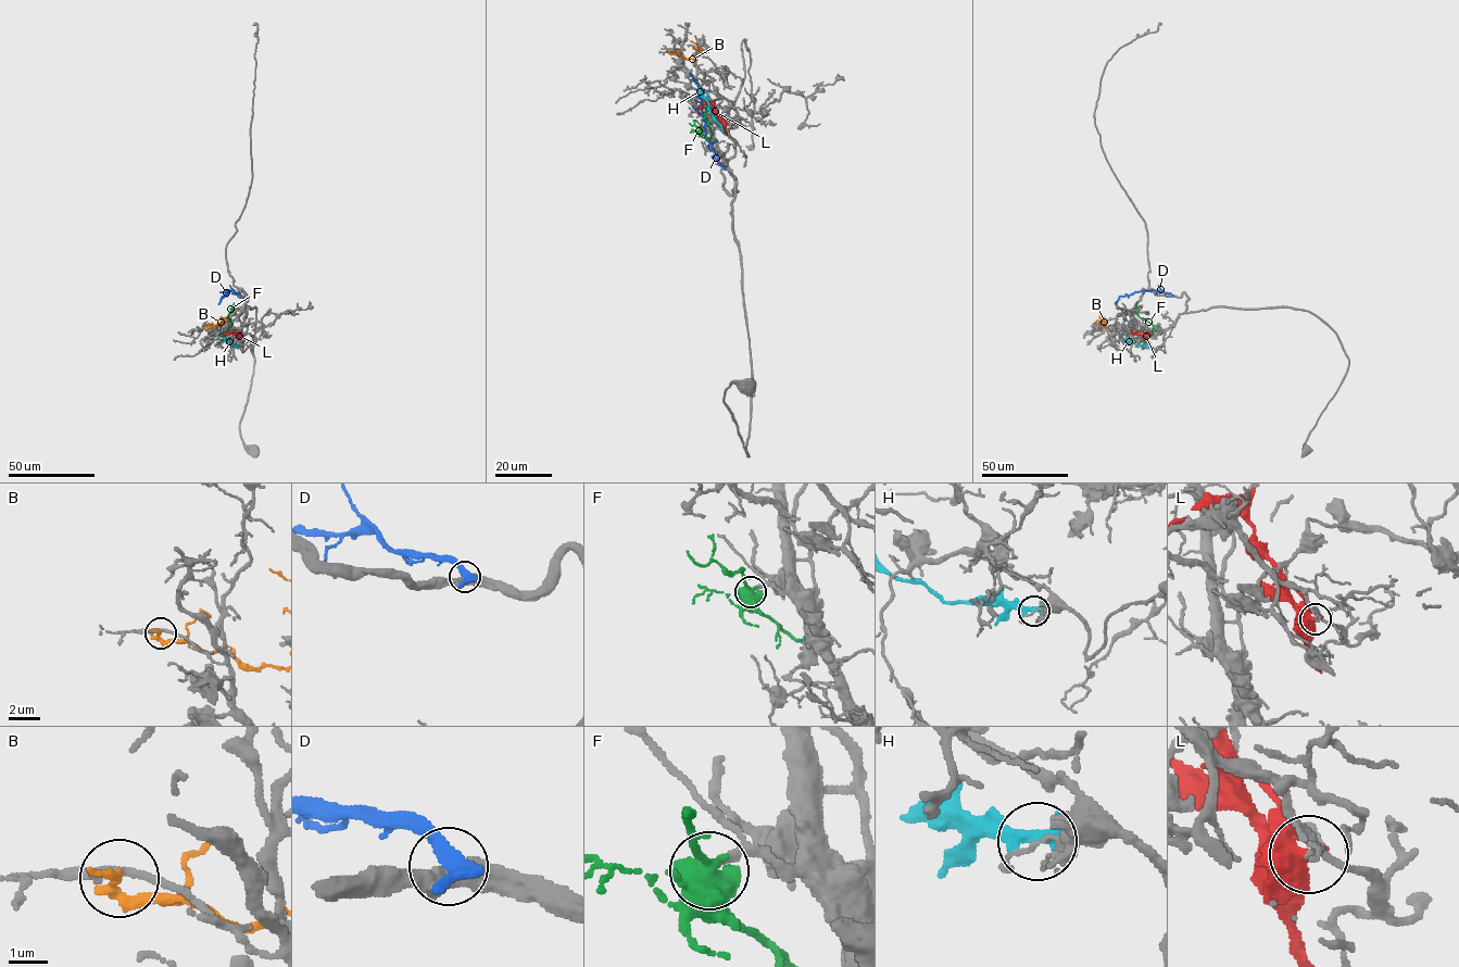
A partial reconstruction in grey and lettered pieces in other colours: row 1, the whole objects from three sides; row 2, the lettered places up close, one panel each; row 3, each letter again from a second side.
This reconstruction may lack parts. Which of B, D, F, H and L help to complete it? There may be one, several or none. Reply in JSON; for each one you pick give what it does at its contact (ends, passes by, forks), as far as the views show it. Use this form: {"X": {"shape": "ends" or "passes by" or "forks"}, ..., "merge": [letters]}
{"F": {"shape": "passes by"}, "merge": ["F"]}

